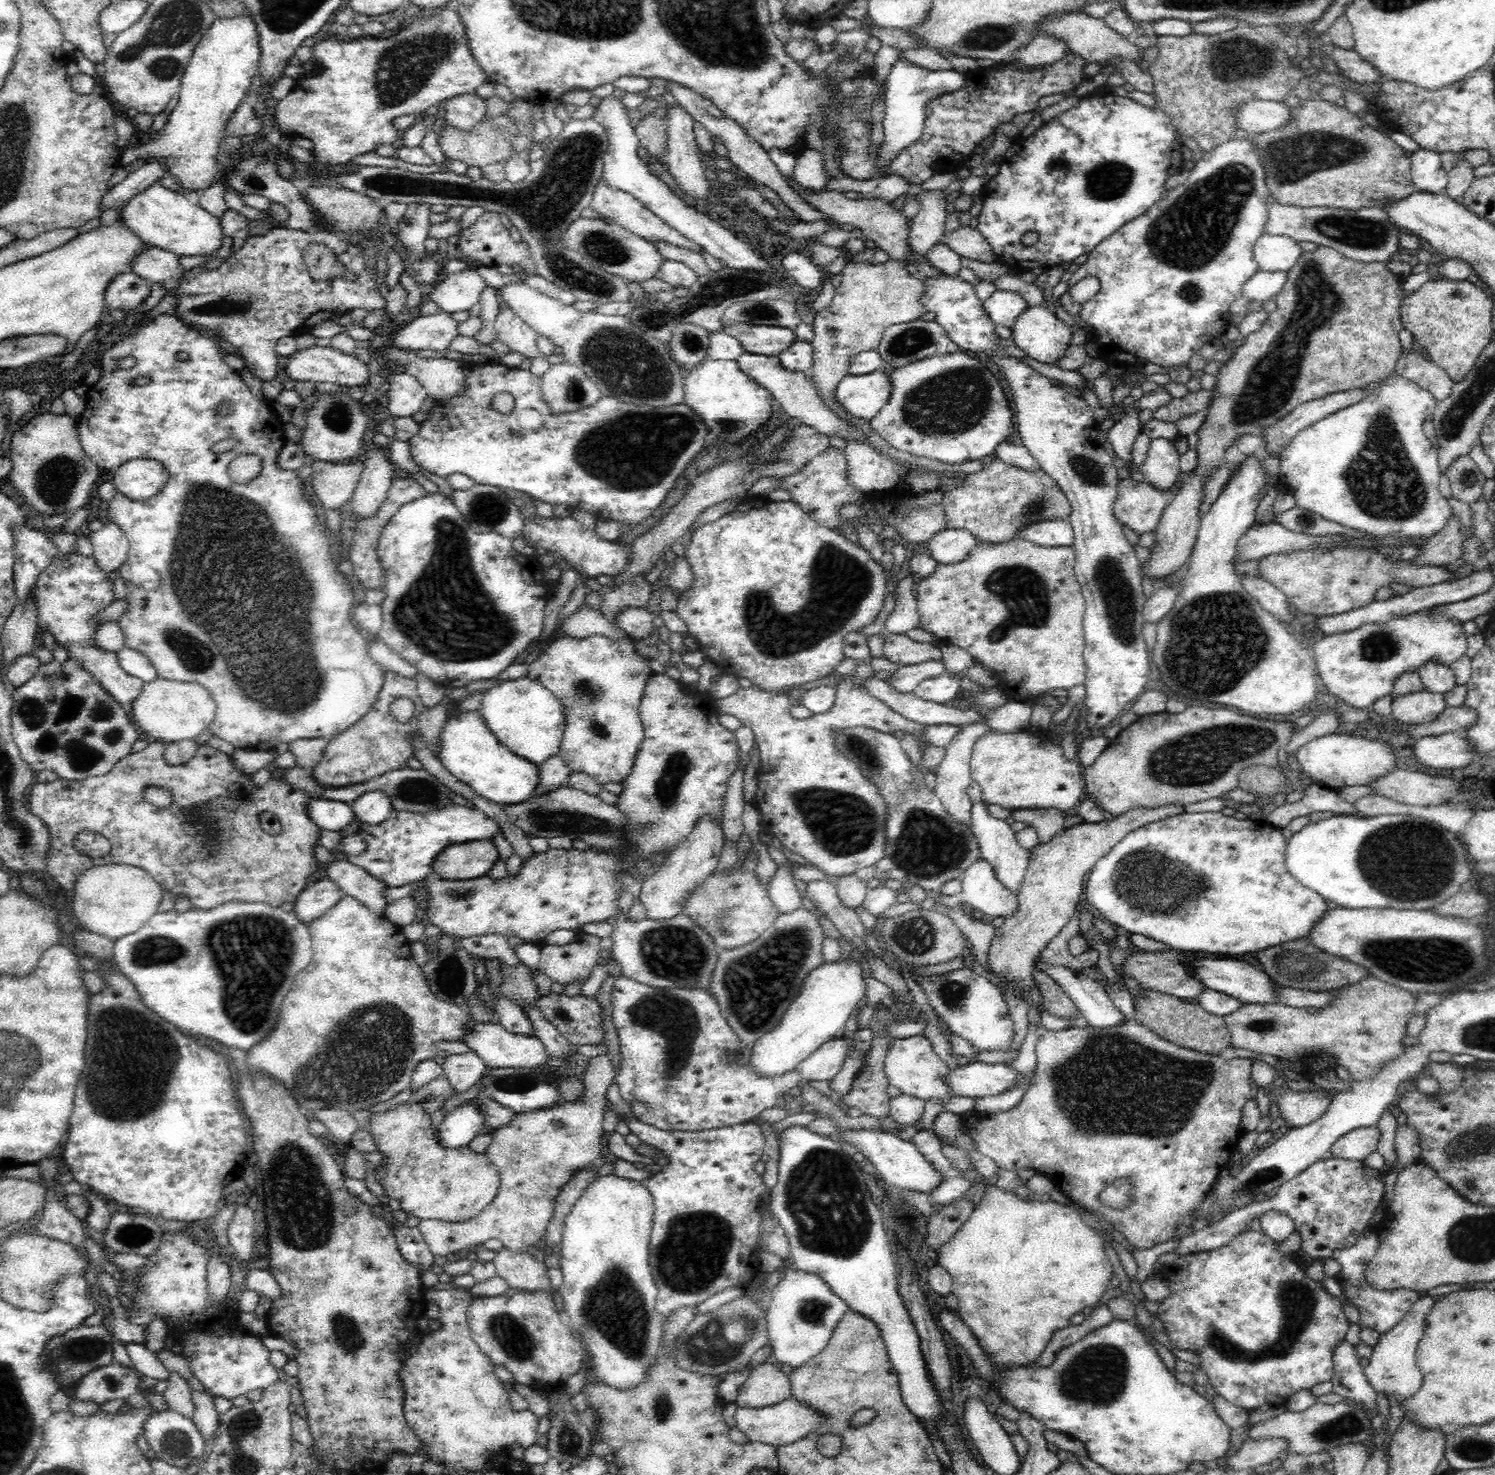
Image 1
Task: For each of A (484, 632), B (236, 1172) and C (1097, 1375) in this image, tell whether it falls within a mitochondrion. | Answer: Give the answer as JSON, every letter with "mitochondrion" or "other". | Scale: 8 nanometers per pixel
{"A":"mitochondrion","B":"other","C":"mitochondrion"}

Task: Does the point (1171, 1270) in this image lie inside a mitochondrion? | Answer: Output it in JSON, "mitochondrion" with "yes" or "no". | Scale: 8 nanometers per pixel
{"mitochondrion":"no"}

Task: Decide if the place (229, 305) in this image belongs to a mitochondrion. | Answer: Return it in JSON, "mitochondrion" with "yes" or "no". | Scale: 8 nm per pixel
{"mitochondrion":"yes"}

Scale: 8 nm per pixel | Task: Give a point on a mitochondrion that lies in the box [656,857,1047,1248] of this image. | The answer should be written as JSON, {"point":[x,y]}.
{"point":[758,984]}

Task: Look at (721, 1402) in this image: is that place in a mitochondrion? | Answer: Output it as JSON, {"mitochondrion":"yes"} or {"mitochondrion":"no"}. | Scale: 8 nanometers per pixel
{"mitochondrion":"no"}

